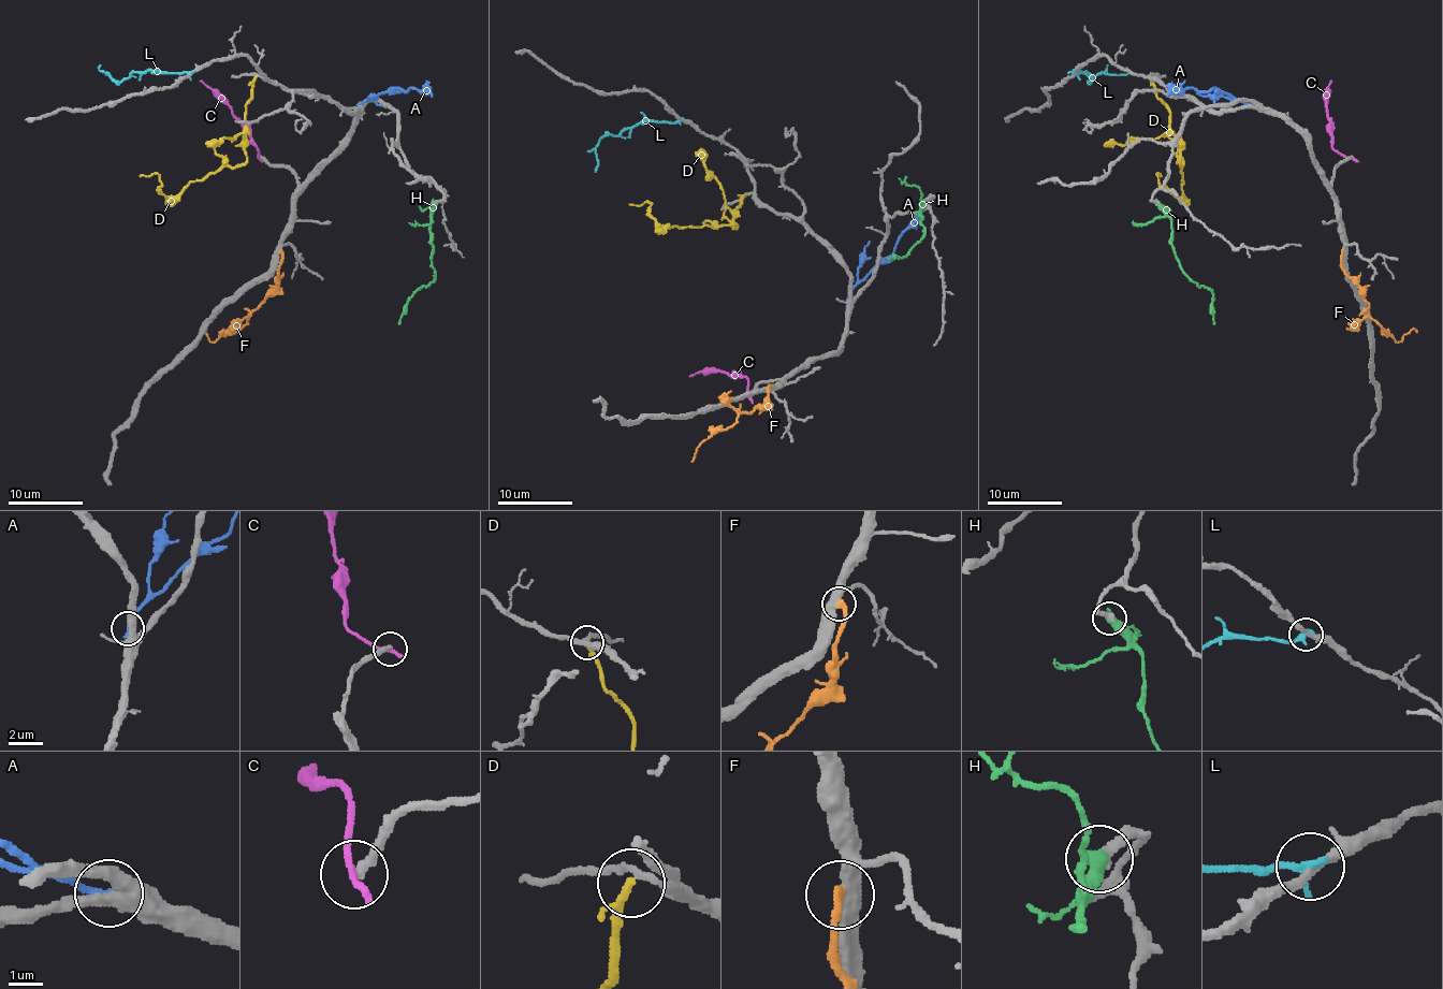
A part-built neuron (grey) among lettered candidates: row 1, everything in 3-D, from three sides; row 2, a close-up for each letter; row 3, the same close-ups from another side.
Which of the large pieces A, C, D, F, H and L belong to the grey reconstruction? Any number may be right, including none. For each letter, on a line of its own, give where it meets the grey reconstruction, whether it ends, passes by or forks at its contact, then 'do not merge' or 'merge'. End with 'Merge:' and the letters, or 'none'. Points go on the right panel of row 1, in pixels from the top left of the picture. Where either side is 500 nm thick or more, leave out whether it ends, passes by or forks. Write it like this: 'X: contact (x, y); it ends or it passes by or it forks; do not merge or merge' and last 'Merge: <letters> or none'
A: contact (1252, 104); it ends; do not merge
C: contact (1352, 158); it ends; do not merge
D: contact (1149, 77); it passes by; do not merge
F: contact (1342, 251); it ends; do not merge
H: contact (1156, 203); merge
L: contact (1075, 72); it ends; do not merge
Merge: H

